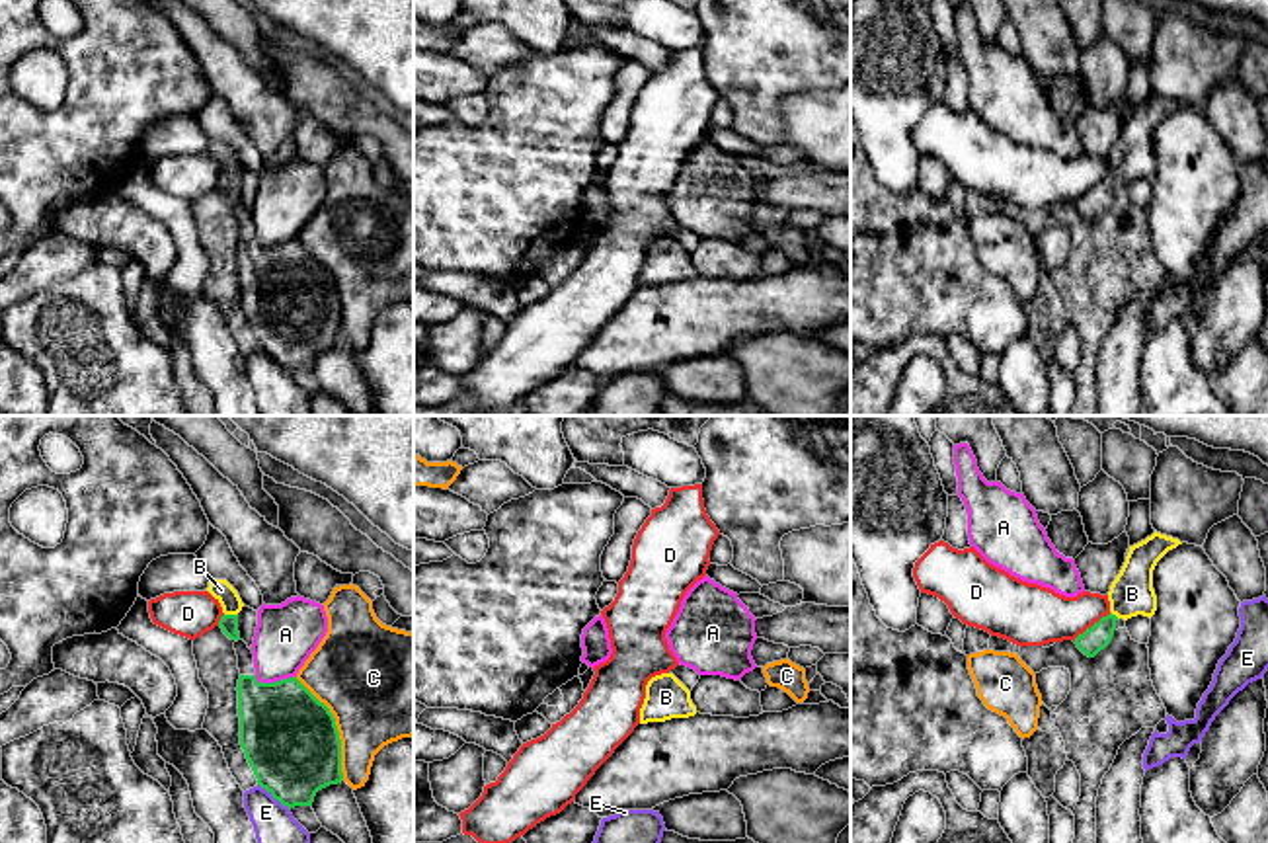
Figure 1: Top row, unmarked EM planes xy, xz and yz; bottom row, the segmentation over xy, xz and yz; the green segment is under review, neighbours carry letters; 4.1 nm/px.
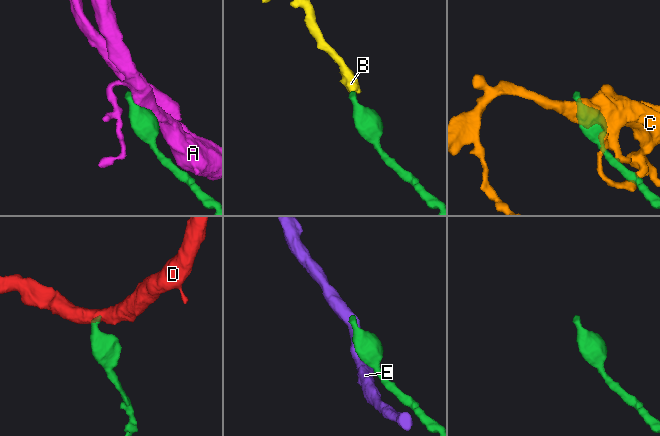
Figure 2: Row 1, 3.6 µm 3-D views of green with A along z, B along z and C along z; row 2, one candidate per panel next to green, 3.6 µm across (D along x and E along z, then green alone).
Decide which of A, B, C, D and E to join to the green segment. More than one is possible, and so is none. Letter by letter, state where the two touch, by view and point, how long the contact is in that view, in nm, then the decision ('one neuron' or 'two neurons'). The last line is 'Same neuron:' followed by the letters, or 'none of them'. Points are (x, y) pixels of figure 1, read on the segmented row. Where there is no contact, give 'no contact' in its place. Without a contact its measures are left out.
A: xy (276, 682) | 180 nm | two neurons
B: xy (231, 615) | 60 nm | one neuron
C: xy (336, 728) | 460 nm | two neurons
D: yz (1093, 625) | 200 nm | two neurons
E: xy (274, 797) | 180 nm | two neurons
Same neuron: B

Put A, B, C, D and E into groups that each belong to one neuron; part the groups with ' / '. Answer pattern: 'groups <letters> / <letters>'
groups A / B / C / D / E

